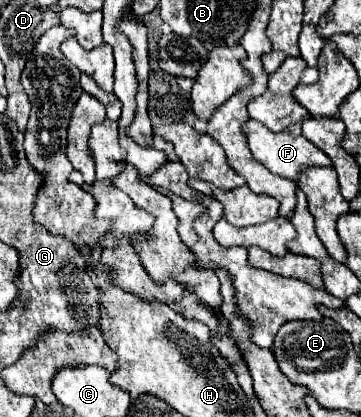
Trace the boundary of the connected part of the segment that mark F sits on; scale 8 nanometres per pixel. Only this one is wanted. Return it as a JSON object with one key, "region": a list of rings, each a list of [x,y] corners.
{"region":[[[248,120],[242,126],[242,130],[248,136],[248,146],[250,146],[254,158],[260,160],[270,172],[276,172],[276,174],[280,174],[280,176],[284,176],[288,180],[298,182],[302,170],[306,170],[310,166],[332,166],[332,160],[324,152],[320,152],[320,148],[316,148],[310,140],[304,138],[300,124],[292,124],[284,132],[274,134],[264,124],[260,124],[256,120]]]}

